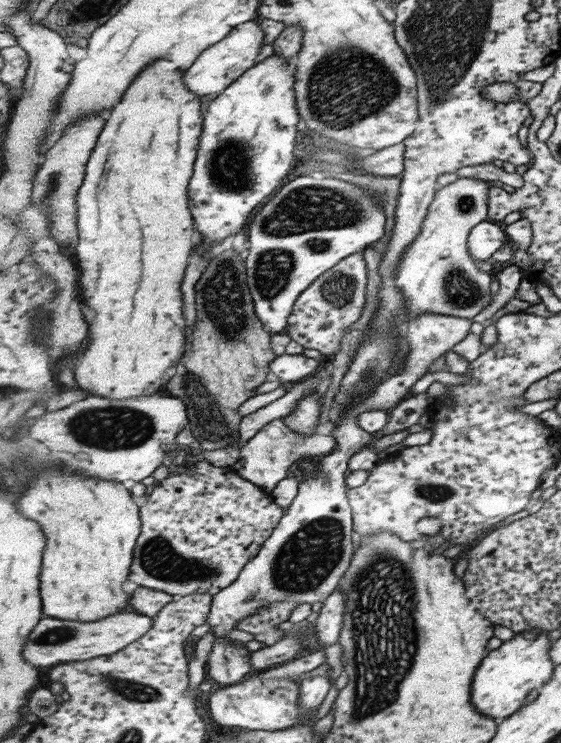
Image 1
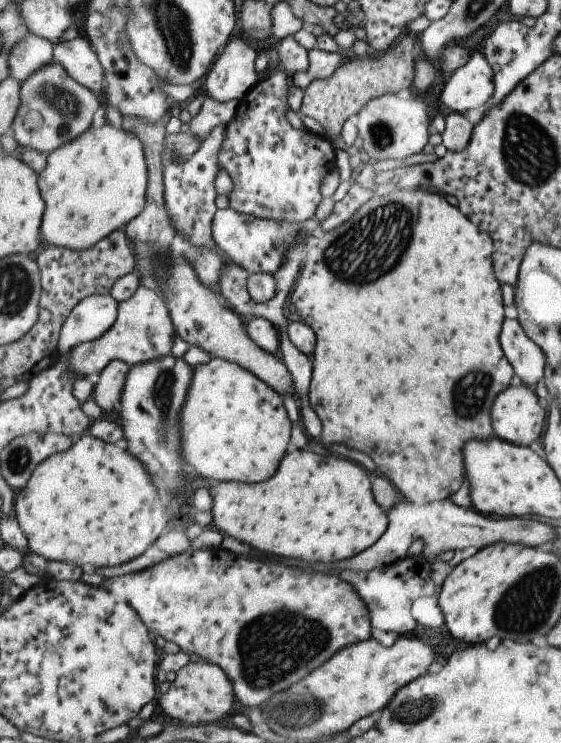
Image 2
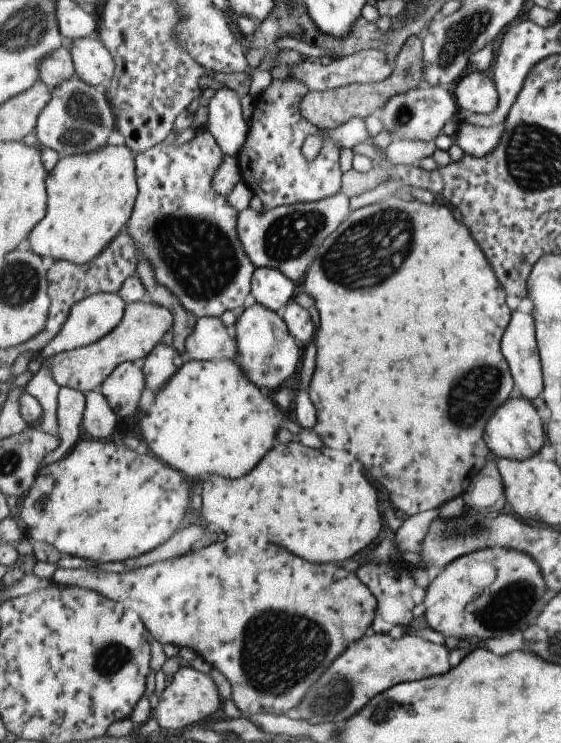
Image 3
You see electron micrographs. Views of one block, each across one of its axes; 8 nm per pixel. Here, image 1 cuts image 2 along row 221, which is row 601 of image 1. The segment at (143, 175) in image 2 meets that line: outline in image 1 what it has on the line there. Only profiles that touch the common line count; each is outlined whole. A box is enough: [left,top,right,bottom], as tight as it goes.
[19,470,142,622]

